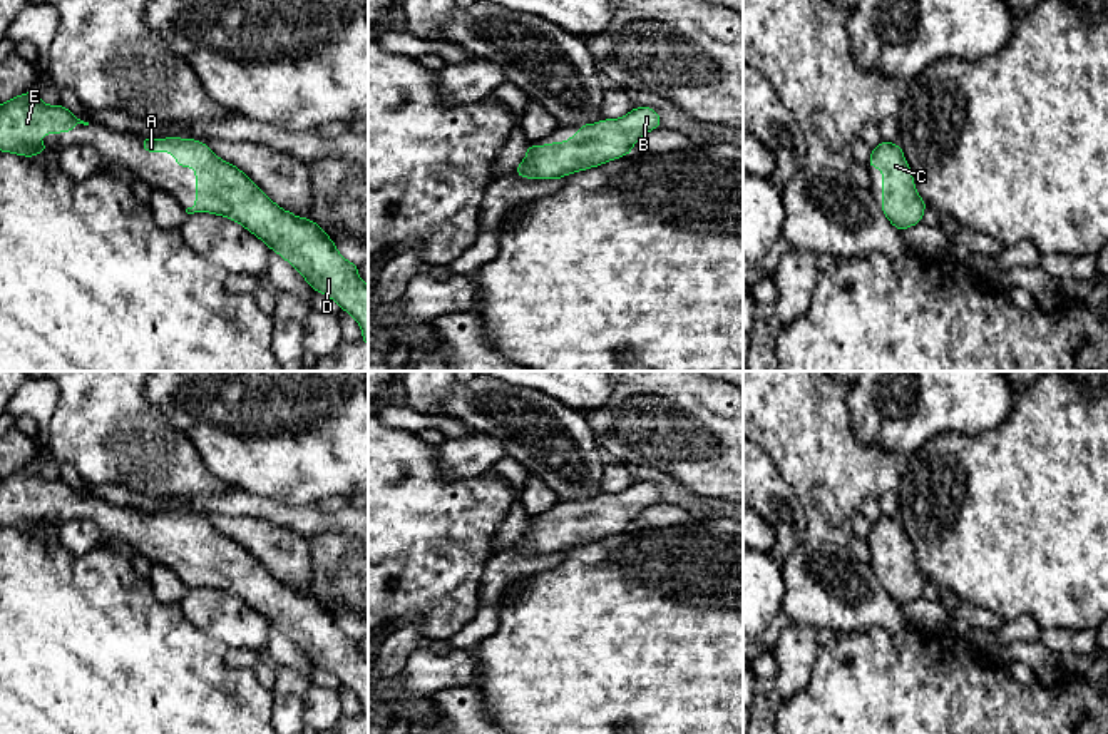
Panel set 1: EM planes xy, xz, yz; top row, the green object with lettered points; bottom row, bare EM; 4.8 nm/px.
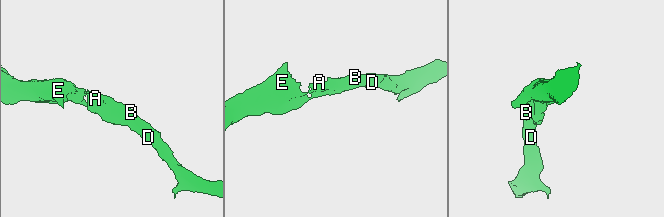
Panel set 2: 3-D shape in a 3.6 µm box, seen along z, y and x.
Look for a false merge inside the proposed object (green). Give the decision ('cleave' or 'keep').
keep

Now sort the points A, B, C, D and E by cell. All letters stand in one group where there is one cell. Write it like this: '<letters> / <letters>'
A B C D E

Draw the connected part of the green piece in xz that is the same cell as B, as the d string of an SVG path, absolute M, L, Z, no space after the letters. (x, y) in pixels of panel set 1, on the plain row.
M634 482L621 493L581 498L567 517L531 518L514 548L524 553L561 553L631 528L633 520L649 505L663 502L651 482Z

